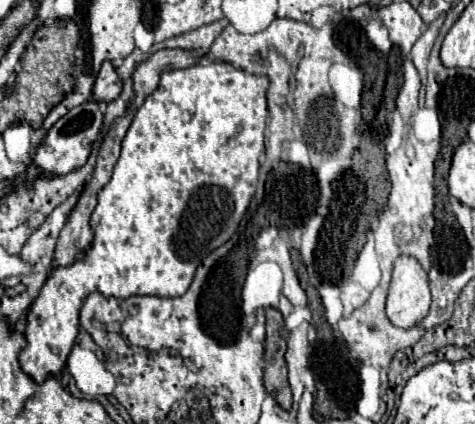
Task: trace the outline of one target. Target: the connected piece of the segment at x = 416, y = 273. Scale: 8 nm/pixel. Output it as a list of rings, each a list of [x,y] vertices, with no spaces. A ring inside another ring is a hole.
[[[398,256],[386,300],[386,316],[394,326],[410,328],[430,310],[428,274],[412,256]]]

